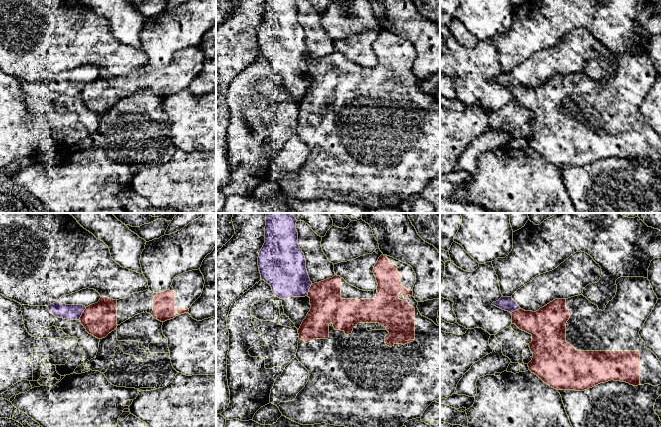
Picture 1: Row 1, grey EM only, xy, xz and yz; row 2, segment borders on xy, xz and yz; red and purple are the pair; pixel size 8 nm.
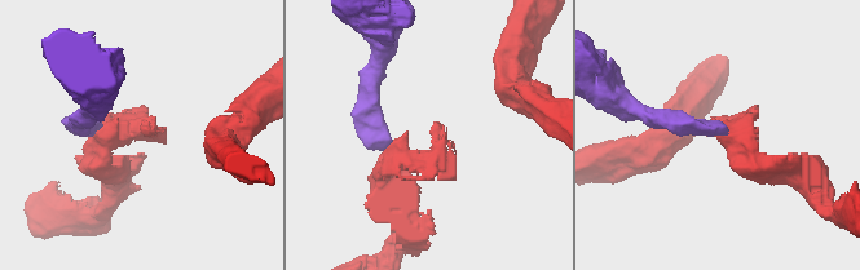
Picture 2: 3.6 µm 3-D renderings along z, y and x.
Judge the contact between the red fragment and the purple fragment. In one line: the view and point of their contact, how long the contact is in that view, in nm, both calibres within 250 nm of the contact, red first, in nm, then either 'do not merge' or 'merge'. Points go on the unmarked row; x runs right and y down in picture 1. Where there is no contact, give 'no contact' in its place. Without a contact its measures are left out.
contact xy (82, 89); length 120 nm; calibres 260 and 130 nm; do not merge

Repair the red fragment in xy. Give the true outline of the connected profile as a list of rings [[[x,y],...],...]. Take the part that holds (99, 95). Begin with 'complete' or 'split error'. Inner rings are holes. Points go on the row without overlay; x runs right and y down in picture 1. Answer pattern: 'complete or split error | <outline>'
split error | [[[200,45],[188,47],[176,52],[171,63],[161,69],[146,66],[133,69],[127,74],[119,76],[101,73],[97,79],[86,83],[79,97],[89,110],[98,115],[105,114],[109,109],[117,105],[118,101],[141,89],[150,89],[153,94],[165,98],[178,91],[188,89],[191,81],[201,72],[204,60],[204,52]]]

